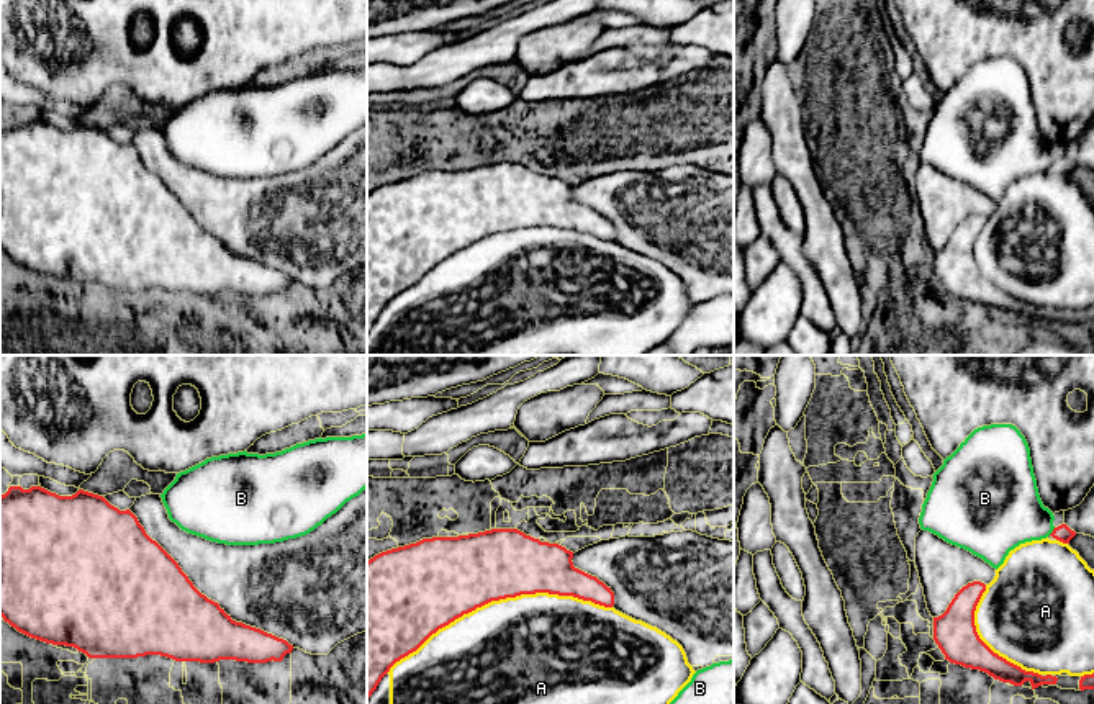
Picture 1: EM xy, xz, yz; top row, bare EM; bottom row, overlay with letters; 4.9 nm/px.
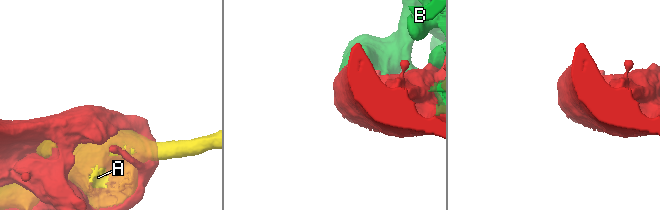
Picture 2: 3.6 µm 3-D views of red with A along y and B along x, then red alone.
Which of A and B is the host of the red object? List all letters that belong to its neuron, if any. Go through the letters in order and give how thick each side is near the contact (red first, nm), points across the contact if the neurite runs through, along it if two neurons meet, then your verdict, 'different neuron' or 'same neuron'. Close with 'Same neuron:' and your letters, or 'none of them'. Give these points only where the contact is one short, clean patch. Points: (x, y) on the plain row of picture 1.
A: 380/500 nm | different neuron
B: 80/340 nm | different neuron
Same neuron: none of them

